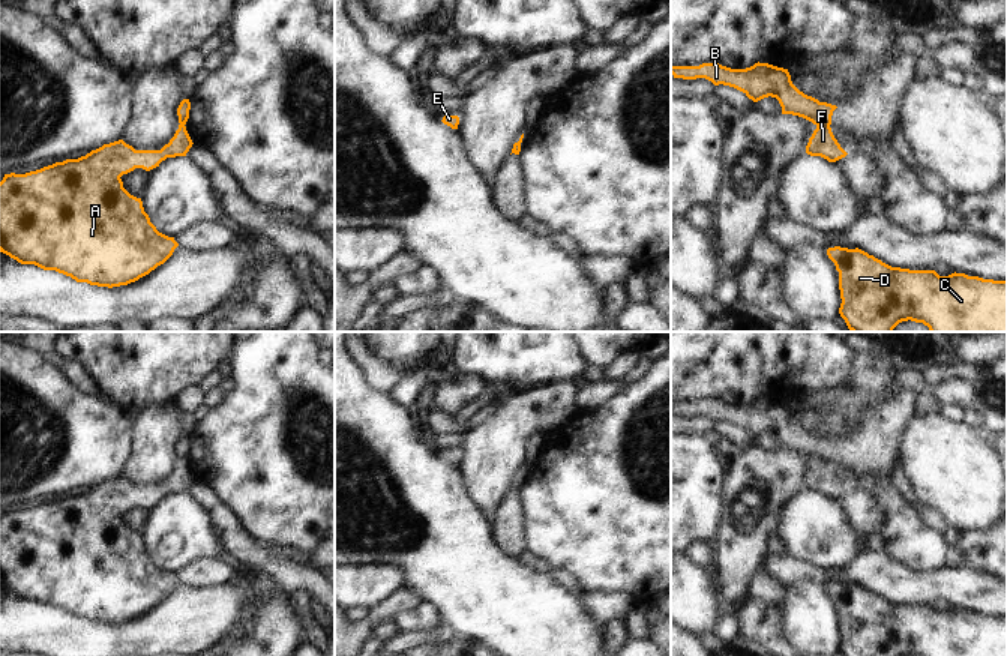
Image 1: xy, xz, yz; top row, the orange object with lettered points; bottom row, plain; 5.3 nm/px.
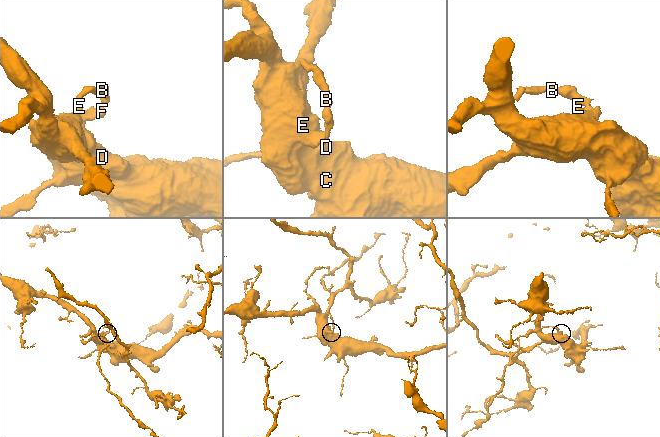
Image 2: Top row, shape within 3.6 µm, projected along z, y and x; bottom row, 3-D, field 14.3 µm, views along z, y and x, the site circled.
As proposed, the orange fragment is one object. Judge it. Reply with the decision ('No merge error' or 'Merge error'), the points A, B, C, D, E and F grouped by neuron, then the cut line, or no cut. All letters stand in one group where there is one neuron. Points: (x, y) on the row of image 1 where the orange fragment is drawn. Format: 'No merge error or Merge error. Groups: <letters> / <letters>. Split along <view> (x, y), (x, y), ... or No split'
Merge error. Groups: A C D E F / B. Split along yz (829, 125), (817, 126).

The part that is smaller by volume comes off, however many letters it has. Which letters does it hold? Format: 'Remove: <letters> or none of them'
Remove: B.

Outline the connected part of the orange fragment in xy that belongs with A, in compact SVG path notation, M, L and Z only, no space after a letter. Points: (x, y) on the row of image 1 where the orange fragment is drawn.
M179 125L174 137L161 150L135 150L119 140L78 159L66 159L26 174L5 174L0 182L0 252L21 264L56 270L90 285L113 288L138 281L164 264L179 243L156 230L141 198L131 195L120 177L135 168L150 171L167 158L186 156L192 144L186 126Z

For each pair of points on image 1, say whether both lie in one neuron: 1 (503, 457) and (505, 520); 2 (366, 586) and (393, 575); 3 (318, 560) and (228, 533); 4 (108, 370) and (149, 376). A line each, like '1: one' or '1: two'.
1: two
2: one
3: two
4: one

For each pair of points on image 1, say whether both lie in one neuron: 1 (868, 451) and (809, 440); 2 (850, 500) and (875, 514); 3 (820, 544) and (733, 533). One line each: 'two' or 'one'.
1: one
2: one
3: two

